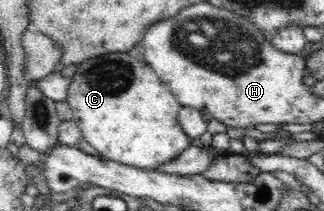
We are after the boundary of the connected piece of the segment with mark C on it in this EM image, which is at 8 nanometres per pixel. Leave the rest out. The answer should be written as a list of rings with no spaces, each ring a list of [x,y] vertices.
[[[116,51],[86,60],[71,78],[67,101],[82,138],[101,157],[142,170],[154,170],[182,155],[191,145],[191,140],[177,121],[180,103],[170,94],[168,87],[157,74],[144,61],[134,57],[136,55],[132,53]]]

